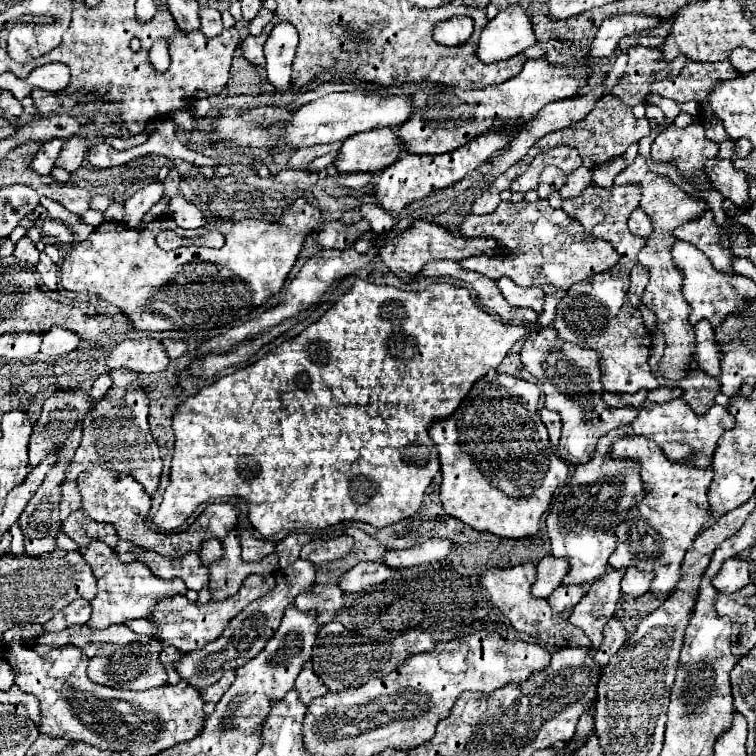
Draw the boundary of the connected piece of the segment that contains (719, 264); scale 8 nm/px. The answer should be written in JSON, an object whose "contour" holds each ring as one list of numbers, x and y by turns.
{"contour":[[707,210,703,216,699,216,691,222,685,222,683,226,679,226,675,230,675,236,679,240,691,242,701,252,705,252,705,256,711,260,711,264,719,272,733,272,731,270,731,256,733,254,729,250,721,248,721,244,719,244,721,228,715,224,711,210]]}

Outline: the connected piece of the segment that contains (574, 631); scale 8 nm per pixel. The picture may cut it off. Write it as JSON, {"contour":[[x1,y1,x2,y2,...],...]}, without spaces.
{"contour":[[523,562,511,568,487,568,483,572,483,592,489,594,491,604,497,606,501,610,501,614,505,618,509,618,511,626,519,632,527,632,533,636,541,636,543,644,549,646,585,646,589,648,591,642,589,638,583,634,583,630,579,630,577,626,573,626,567,620,567,612,565,614,555,614,551,610,551,606,547,604,547,600,541,598,533,598,529,588,535,582,535,564,533,562]]}

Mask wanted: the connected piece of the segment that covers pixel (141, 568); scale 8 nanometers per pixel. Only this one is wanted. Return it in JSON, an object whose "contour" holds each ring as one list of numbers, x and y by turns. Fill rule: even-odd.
{"contour":[[91,540,85,548,81,548,81,554,97,578,97,596,91,600,93,612,87,622,89,628,107,628,111,624,125,624,127,620,135,618,149,618,151,606,155,606,155,602,187,592,183,580,179,578,161,580,153,576,151,570,141,562,123,564,119,556,115,556,115,552,99,540]]}

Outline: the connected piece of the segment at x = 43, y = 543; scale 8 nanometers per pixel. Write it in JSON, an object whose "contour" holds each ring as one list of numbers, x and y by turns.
{"contour":[[35,492,29,506,19,516,19,526,25,536,27,554,39,556,57,548,55,536,61,532,59,502,59,492]]}

